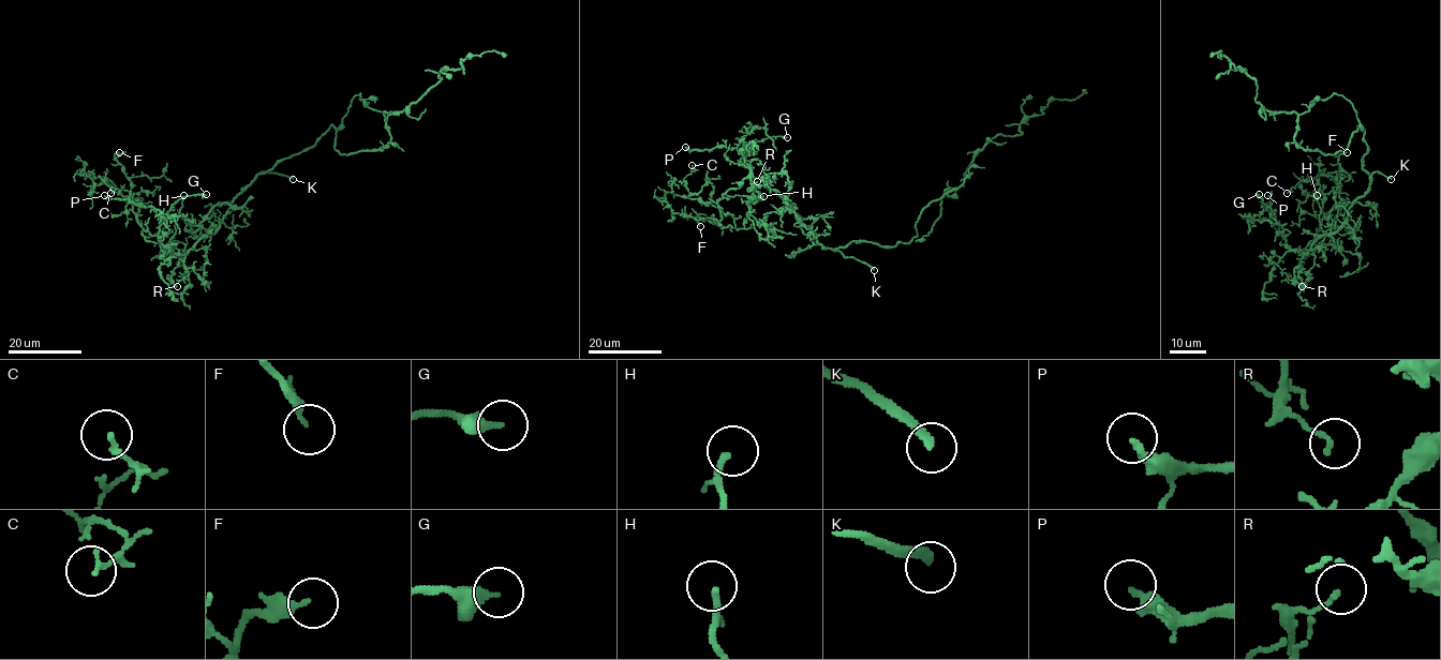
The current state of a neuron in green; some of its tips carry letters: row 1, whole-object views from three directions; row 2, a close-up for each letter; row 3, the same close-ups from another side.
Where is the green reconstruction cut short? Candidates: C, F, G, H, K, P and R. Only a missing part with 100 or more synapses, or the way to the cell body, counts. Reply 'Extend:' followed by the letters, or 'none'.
Extend: K

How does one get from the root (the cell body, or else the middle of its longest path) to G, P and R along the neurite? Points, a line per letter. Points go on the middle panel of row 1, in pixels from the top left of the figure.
G: (877, 244), (851, 241), (825, 249), (780, 195), (756, 184), (751, 171), (738, 164), (754, 143), (787, 137)
P: (877, 244), (825, 249), (780, 195), (751, 180), (737, 147), (685, 147)
R: (877, 244), (851, 241), (825, 249), (780, 195), (764, 185), (758, 185), (757, 192), (752, 186), (757, 181)

